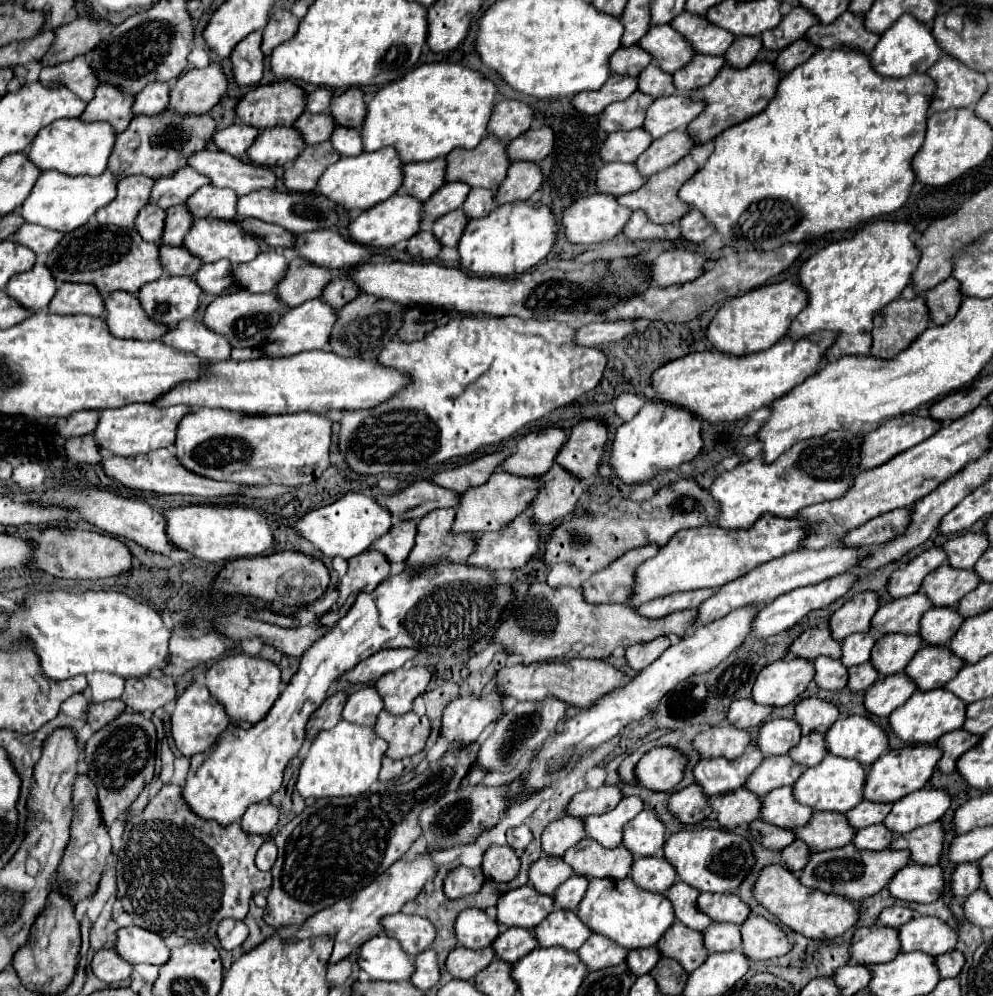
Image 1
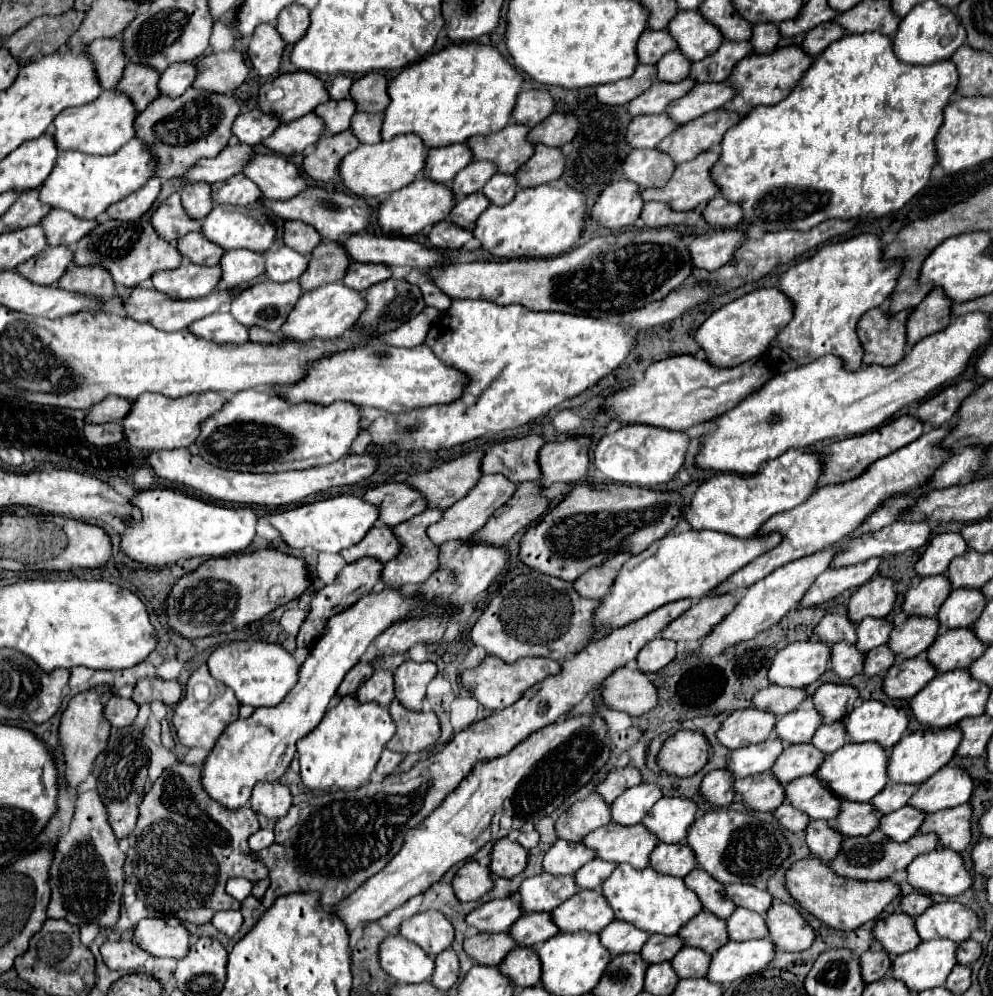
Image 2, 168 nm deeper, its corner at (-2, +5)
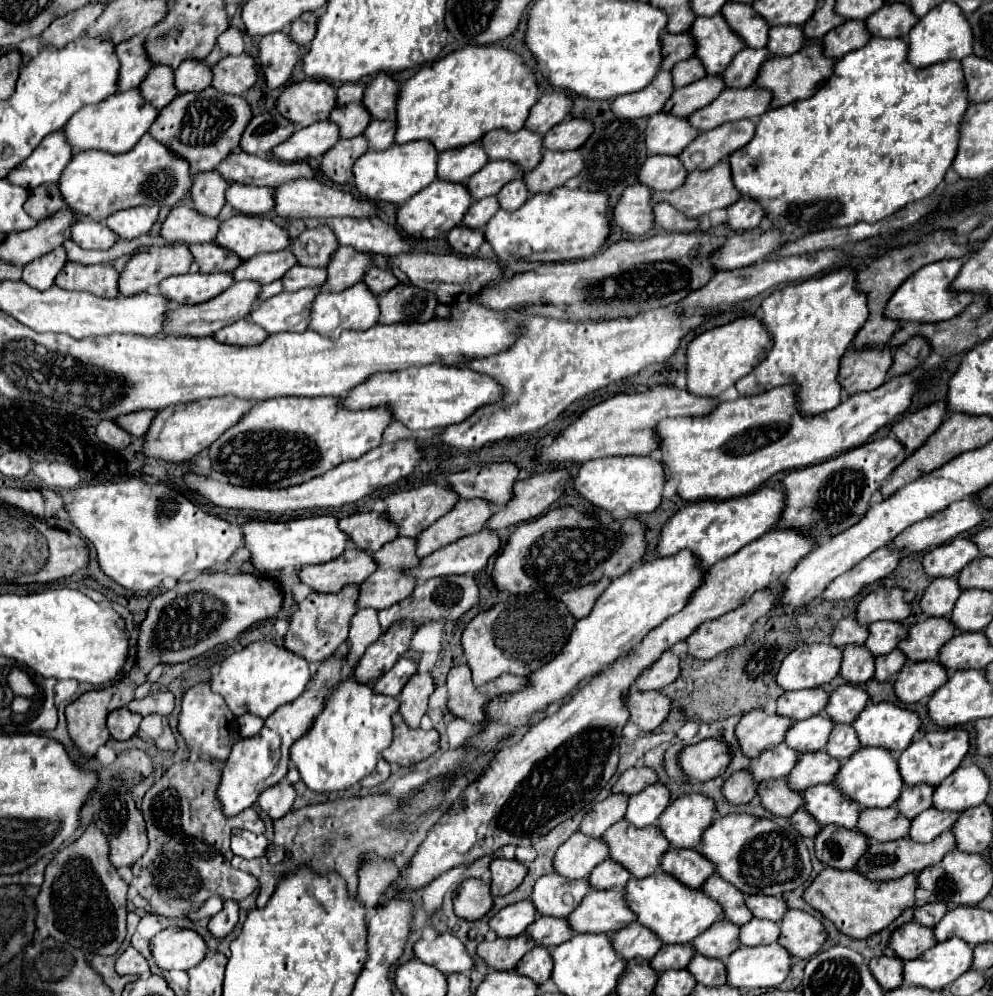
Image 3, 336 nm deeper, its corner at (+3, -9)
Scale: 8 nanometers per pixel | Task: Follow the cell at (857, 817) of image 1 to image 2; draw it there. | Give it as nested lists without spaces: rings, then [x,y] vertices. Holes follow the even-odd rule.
[[[887,784],[871,802],[875,804],[877,810],[881,810],[883,814],[895,812],[903,806],[907,806],[907,802],[911,800],[911,796],[919,790],[919,786],[915,784]]]

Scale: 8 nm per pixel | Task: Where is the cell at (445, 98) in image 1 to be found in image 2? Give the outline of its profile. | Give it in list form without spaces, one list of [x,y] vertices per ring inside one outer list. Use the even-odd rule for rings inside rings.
[[[461,42],[461,44],[449,44],[437,54],[431,54],[407,68],[401,70],[401,74],[389,84],[389,96],[391,104],[385,110],[385,120],[383,120],[383,130],[381,136],[383,140],[391,140],[393,136],[399,134],[417,134],[423,138],[425,146],[449,146],[449,144],[459,144],[467,142],[467,138],[481,134],[493,134],[505,128],[511,122],[511,114],[515,108],[515,100],[521,92],[523,78],[521,74],[509,64],[501,52],[493,46],[483,46],[475,42]]]

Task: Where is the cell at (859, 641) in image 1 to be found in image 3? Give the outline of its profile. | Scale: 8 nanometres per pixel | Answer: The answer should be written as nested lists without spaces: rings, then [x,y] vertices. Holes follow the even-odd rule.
[[[874,622],[868,626],[868,632],[868,640],[864,642],[866,650],[872,656],[884,656],[896,648],[908,630],[900,622]]]

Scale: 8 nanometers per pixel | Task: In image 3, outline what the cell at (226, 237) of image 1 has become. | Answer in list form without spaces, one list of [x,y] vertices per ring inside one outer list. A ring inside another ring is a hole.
[[[234,214],[220,222],[214,244],[232,250],[240,260],[248,260],[260,252],[278,252],[288,248],[288,234],[268,218]]]

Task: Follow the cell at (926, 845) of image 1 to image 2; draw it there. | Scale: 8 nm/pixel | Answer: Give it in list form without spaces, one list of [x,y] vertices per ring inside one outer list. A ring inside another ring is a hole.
[[[965,802],[961,806],[939,810],[927,816],[925,824],[921,826],[921,832],[935,832],[939,836],[941,846],[961,852],[971,842],[971,818],[973,806],[971,802]]]

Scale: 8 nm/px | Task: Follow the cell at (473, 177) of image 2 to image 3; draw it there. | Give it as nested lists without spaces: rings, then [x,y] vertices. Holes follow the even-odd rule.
[[[496,160],[496,162],[488,162],[480,172],[476,172],[468,182],[466,188],[470,190],[470,194],[474,198],[488,198],[494,196],[506,182],[510,182],[512,178],[520,176],[522,170],[514,168],[516,164],[508,162],[508,160]]]

